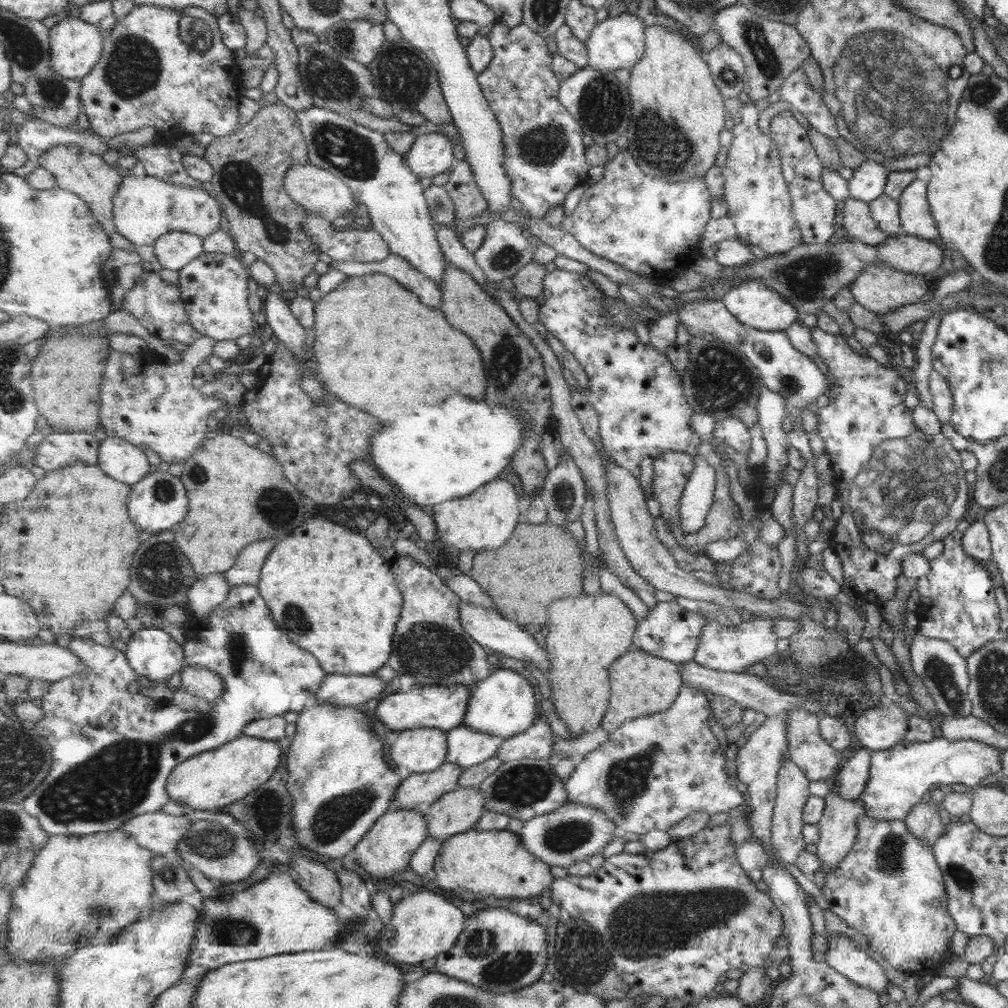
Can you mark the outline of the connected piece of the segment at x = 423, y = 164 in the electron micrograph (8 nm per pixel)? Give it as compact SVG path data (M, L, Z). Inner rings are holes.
M439 133L423 134L417 138L405 157L417 177L432 178L454 167L453 144Z

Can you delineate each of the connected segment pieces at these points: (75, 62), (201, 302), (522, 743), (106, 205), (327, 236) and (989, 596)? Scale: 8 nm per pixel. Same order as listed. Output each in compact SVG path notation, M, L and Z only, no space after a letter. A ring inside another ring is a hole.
M75 15L59 21L50 30L51 60L54 71L65 78L79 80L85 78L100 62L104 52L104 37L97 25L81 20Z
M205 252L179 271L178 284L187 304L193 326L204 336L221 340L237 340L257 331L249 297L249 269L240 255Z
M537 719L527 731L505 739L496 757L505 763L523 759L549 759L553 755L556 738L551 726L545 720Z
M75 144L53 146L49 152L43 154L43 157L39 159L39 164L40 167L49 170L55 176L59 187L75 192L85 200L92 212L95 213L96 219L100 221L102 227L109 233L115 249L133 250L135 248L127 238L123 238L117 232L117 227L114 223L112 212L114 198L117 196L124 178L113 168L114 166L109 166L97 153Z
M307 213L305 231L317 242L321 252L335 261L381 262L391 253L387 242L373 227L363 232L355 228L354 223L349 223L343 231L335 231L330 220Z
M955 529L944 536L939 556L929 560L928 572L915 580L920 600L915 611L918 625L914 635L945 640L966 660L983 644L999 638L1000 620L991 579L979 561L965 554L961 548L961 535Z

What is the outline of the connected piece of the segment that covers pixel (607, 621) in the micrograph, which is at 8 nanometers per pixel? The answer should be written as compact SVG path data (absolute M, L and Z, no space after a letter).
M600 590L599 594L559 599L549 608L550 622L546 628L546 646L550 664L550 686L557 715L575 736L583 736L599 728L604 720L612 698L610 668L621 656L633 650L633 640L639 622L623 600Z

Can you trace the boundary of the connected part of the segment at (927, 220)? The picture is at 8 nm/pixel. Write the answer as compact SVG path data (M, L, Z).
M923 174L909 183L896 198L900 233L937 242L939 233L929 212L926 192L926 177Z

